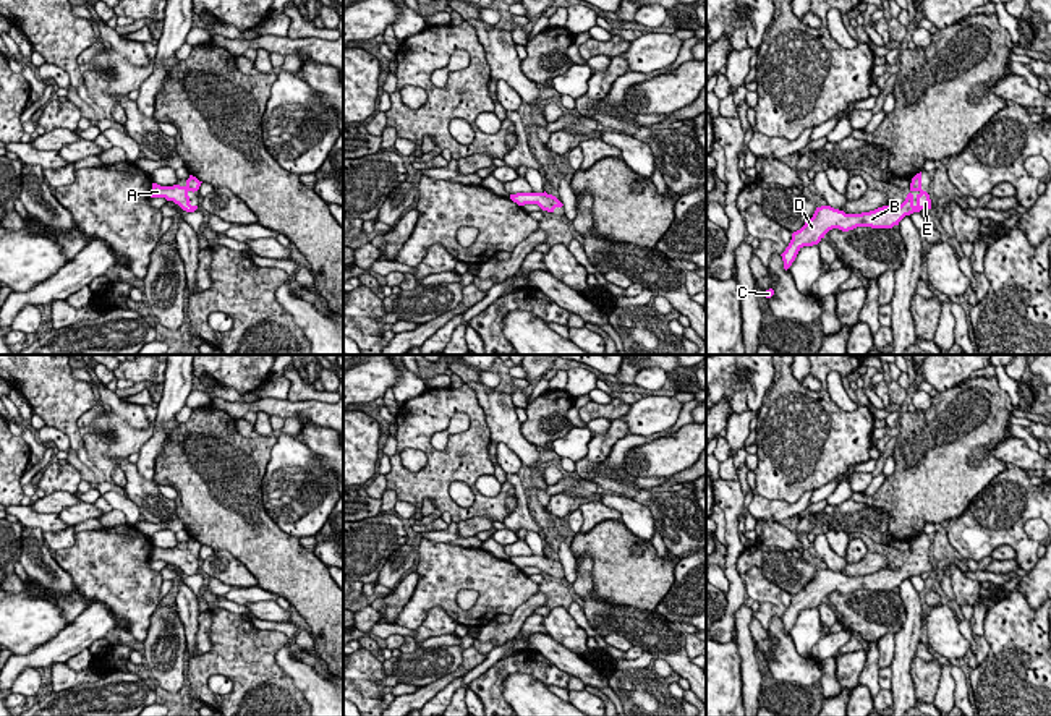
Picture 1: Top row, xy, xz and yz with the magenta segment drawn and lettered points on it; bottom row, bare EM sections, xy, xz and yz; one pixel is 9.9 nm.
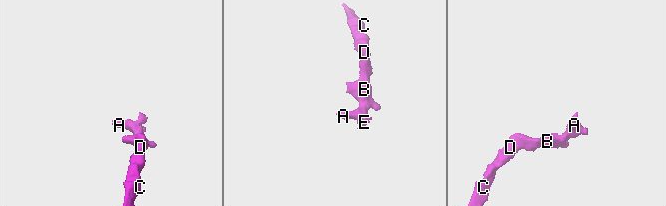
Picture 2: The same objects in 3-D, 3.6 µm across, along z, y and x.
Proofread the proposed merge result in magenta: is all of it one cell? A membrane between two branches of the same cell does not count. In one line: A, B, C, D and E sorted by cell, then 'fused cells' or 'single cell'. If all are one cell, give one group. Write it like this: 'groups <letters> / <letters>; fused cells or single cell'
groups A B C D E; single cell

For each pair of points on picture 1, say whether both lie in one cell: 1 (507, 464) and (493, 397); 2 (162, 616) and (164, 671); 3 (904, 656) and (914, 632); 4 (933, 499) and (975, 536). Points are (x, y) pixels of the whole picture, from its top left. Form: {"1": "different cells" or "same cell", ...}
{"1": "different cells", "2": "same cell", "3": "same cell", "4": "different cells"}

